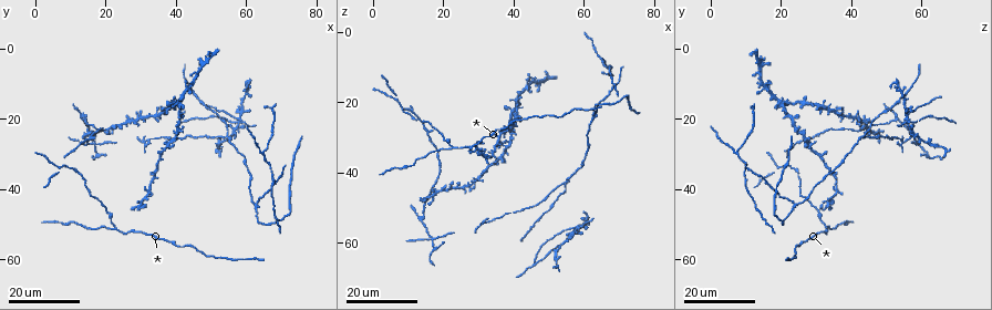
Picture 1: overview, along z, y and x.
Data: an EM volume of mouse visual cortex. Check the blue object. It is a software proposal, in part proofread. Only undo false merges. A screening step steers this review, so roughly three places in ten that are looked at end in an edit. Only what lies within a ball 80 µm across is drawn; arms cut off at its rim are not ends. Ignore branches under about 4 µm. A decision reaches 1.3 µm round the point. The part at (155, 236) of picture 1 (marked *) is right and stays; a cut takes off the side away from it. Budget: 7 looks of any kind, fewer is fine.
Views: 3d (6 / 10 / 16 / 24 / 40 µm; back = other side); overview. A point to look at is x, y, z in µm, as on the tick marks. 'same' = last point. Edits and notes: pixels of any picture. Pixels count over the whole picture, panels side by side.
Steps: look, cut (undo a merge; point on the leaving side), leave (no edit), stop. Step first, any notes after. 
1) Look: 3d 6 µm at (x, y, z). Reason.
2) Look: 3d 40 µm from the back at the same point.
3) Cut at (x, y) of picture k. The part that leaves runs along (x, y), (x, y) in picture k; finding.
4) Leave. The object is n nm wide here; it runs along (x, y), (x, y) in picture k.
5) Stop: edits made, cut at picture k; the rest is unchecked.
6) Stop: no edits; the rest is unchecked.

Look: 3d 24 µm at (62.0, 44.5, 24.0). Small branch off a trunk.

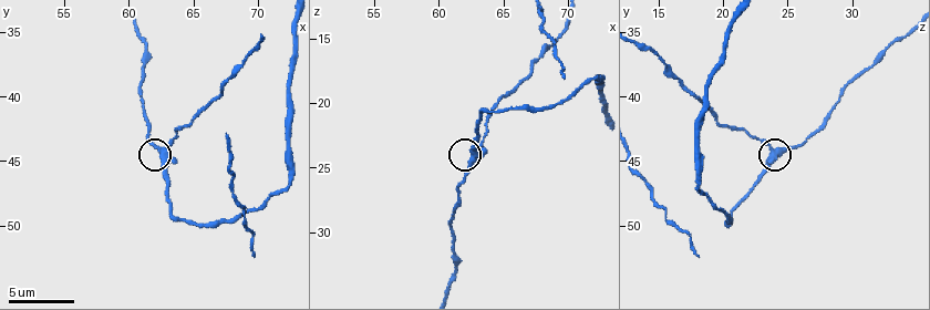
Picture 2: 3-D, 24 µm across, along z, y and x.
Look: 3d 10 µm at (62.8, 44.2, 23.8). Closer look.

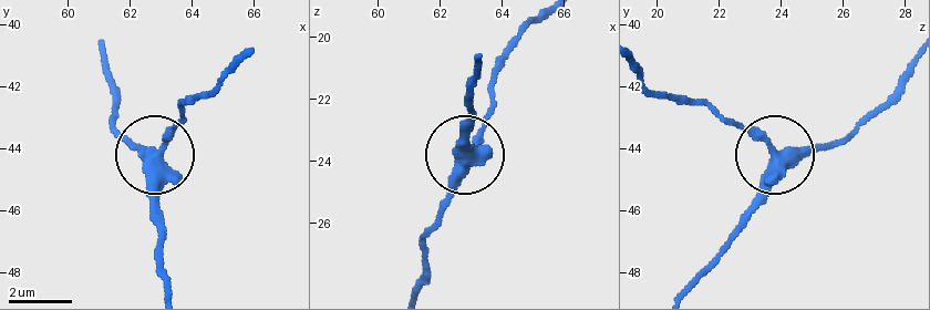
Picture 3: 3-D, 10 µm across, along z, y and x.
Leave. The object is 410 nm wide here; it runs along (414, 290), (425, 234), (494, 94) in picture 3; continuous, no second neuron.

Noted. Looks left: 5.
Look: 3d 16 µm at (55.5, 25.0, 43.5). Three arms meet.

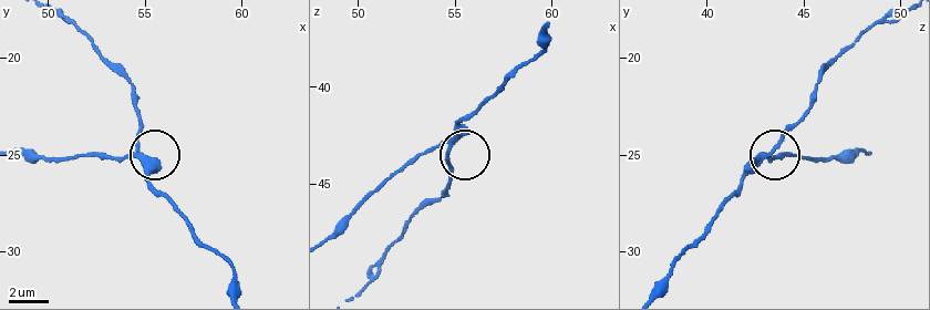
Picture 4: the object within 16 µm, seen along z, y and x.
Look: 3d 10 µm at (54.8, 24.9, 43.2).

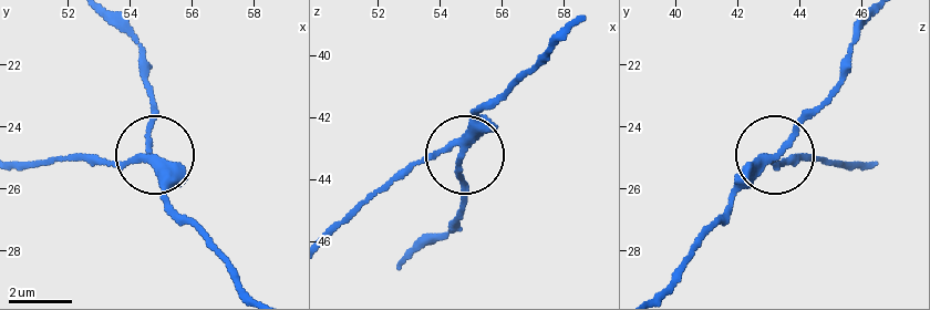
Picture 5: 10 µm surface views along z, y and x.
Look: 3d 6 µm at (54.6, 24.9, 43.3).

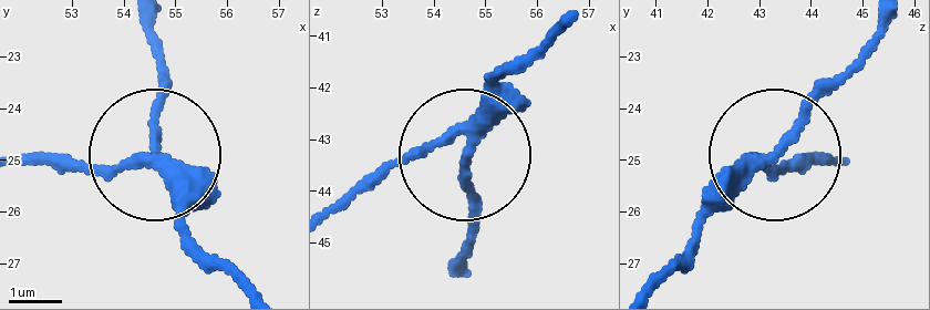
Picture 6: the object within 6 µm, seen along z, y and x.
Leave. 3 arms meet here; it runs along (19, 164), (137, 159), (164, 50) in picture 6; all the same neuron.

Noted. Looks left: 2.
Look: 3d 16 µm at (17.0, 27.5, 58.5). Four arms meet.

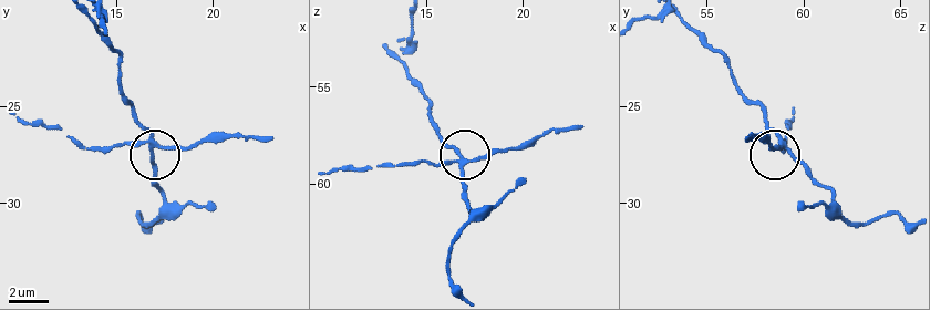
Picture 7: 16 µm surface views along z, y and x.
Look: 3d 10 µm at (16.9, 27.1, 58.9).

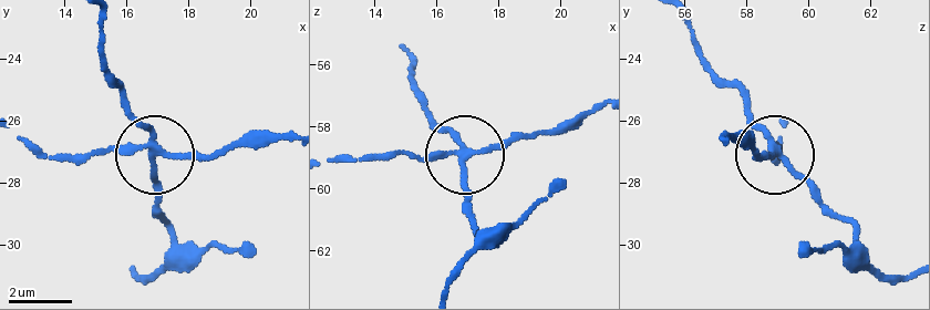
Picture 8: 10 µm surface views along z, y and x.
Cut at (156, 182) of picture 8. The object is 180 nm wide here; the part that leaves runs along (154, 145), (104, 60), (99, 21) in picture 8; a second neuron is stuck on.

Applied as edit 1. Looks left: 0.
Stop: edits made, cut at picture 8; the rest is unchecked.

